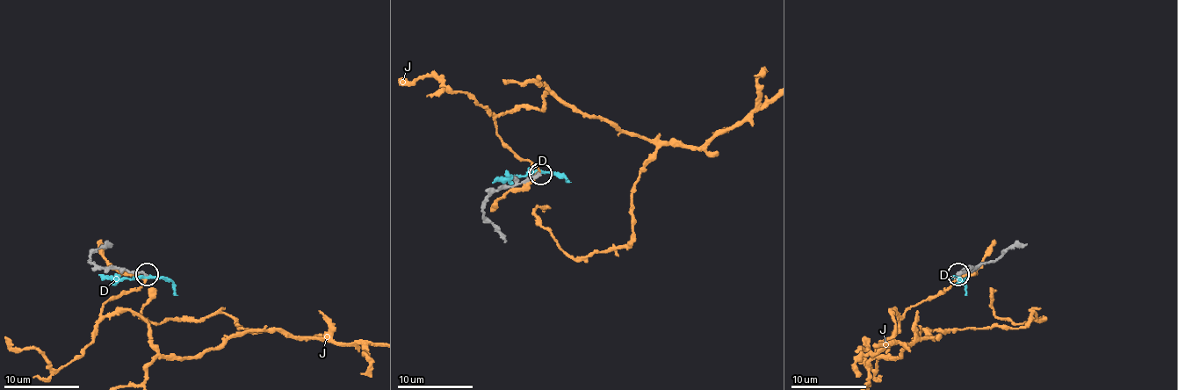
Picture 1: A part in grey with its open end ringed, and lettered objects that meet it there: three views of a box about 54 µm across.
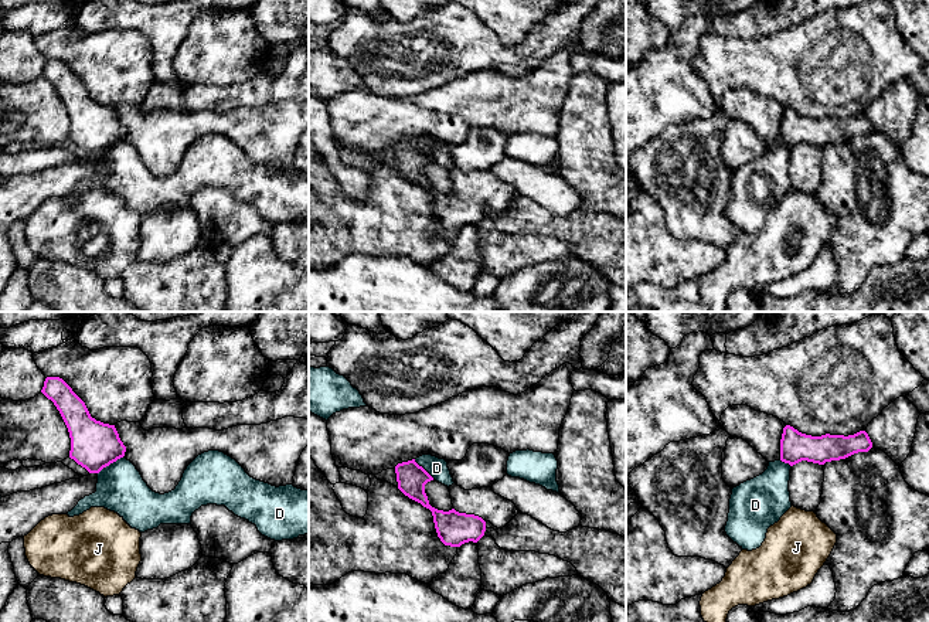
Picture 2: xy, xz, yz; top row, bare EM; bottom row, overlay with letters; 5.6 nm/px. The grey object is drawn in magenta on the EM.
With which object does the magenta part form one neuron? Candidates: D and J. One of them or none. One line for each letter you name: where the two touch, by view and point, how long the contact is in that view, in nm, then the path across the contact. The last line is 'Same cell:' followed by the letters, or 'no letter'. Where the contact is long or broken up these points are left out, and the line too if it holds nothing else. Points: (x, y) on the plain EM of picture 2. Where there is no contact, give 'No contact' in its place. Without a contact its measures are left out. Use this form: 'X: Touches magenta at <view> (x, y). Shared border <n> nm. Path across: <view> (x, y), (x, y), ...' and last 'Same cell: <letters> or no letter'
Same cell: no letter

